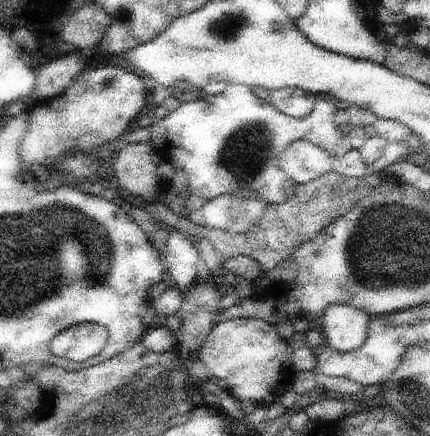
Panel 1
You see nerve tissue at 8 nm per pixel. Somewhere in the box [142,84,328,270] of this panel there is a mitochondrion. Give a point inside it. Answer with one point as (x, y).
(245, 154)

